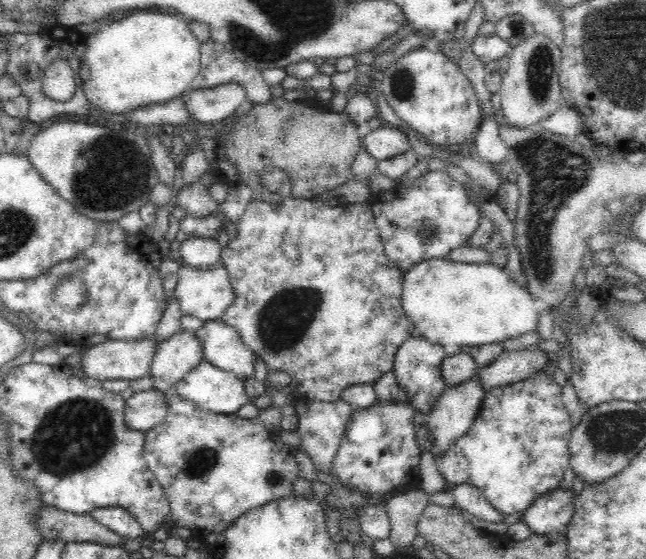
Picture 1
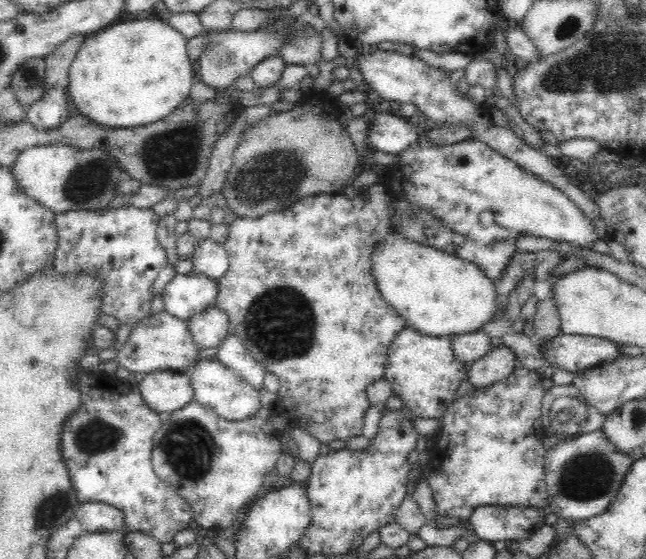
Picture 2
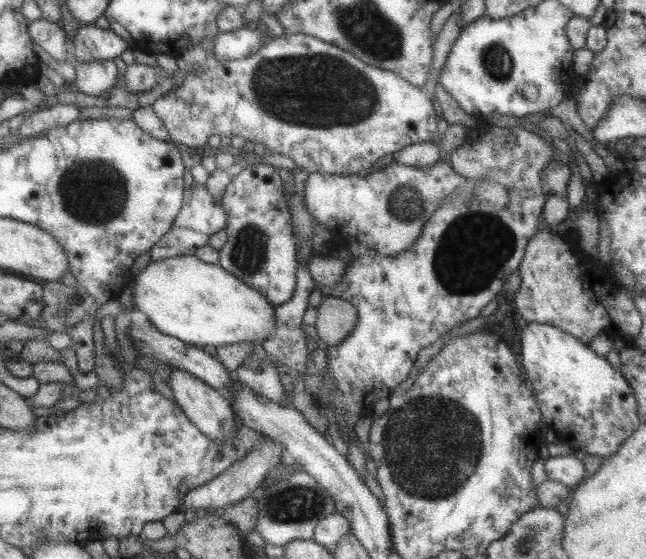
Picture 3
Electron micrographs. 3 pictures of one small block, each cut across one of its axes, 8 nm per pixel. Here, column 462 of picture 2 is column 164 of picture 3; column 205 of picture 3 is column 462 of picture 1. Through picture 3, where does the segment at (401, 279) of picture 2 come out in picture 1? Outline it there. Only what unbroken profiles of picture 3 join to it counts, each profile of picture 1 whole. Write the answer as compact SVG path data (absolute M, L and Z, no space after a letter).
M446 257L423 260L405 271L400 300L405 315L421 332L422 338L432 344L456 344L460 347L502 342L537 330L541 306L528 289L509 278L506 270L492 263L465 263Z

